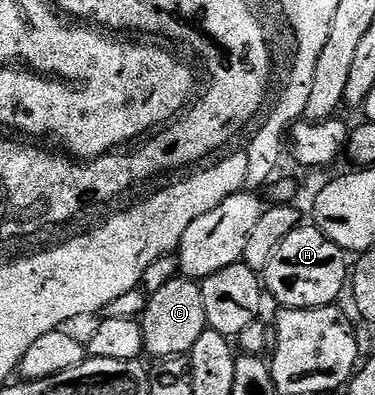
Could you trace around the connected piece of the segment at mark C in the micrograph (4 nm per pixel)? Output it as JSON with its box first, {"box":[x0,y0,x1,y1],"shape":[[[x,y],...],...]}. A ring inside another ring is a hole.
{"box":[142,276,209,359],"shape":[[[177,276],[172,278],[158,292],[150,295],[148,306],[142,315],[144,336],[143,349],[153,354],[153,359],[174,358],[191,355],[198,336],[209,329],[206,320],[206,307],[202,304],[200,282],[191,278]]]}

